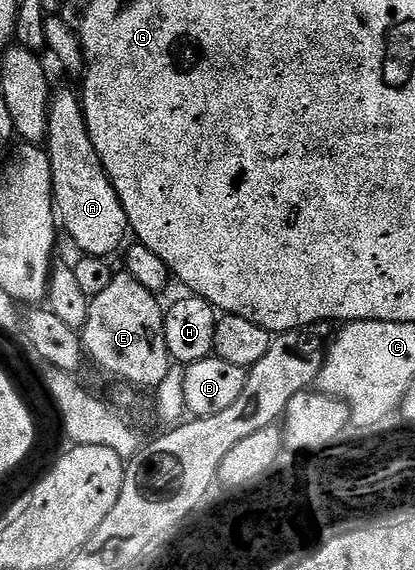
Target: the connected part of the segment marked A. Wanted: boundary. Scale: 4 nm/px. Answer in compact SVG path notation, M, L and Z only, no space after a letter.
M57 88L53 92L48 103L46 152L50 159L52 203L56 206L59 228L68 232L69 239L81 249L81 254L106 258L111 258L112 253L119 254L125 244L124 236L130 233L126 211L118 199L118 191L114 191L104 173L98 151L94 151L86 127L82 97L77 90L75 93L72 89Z

